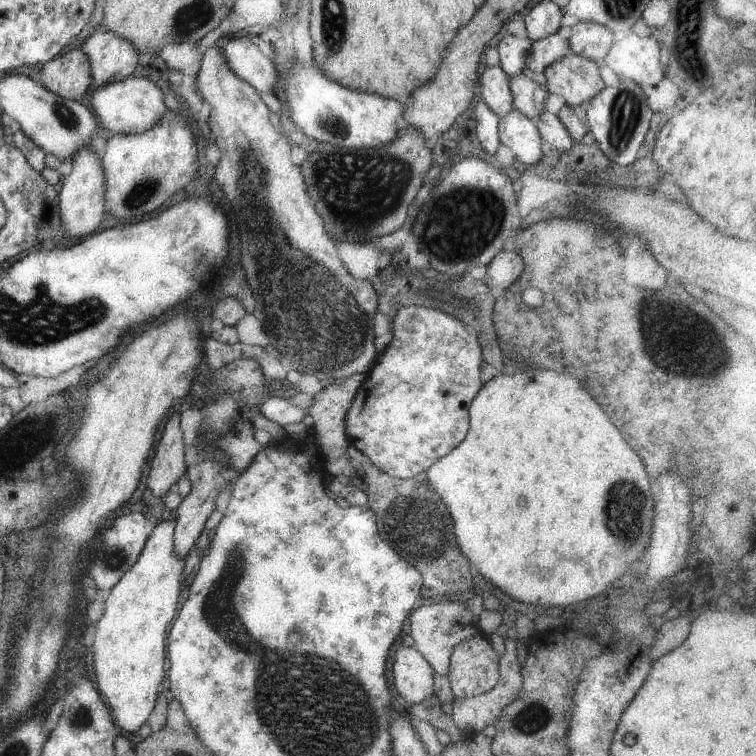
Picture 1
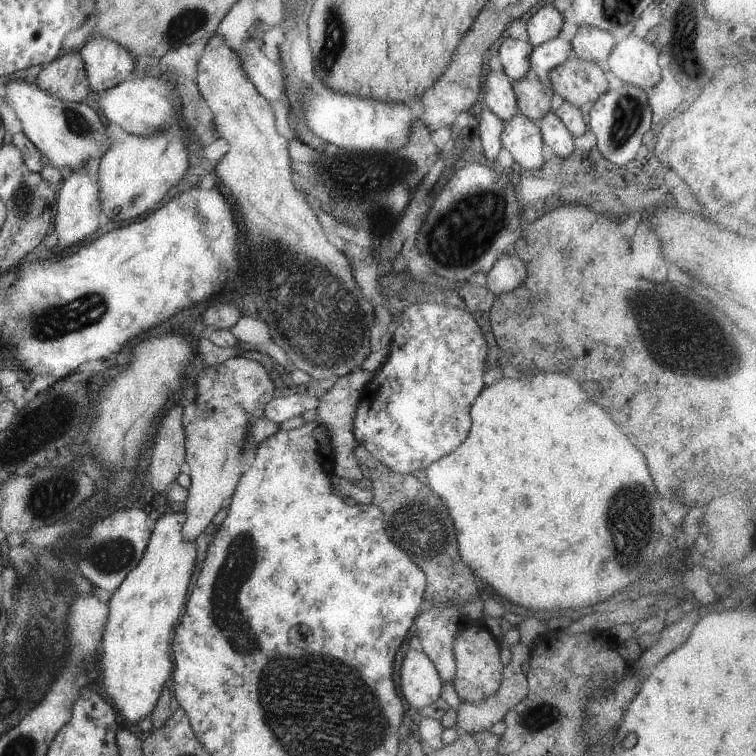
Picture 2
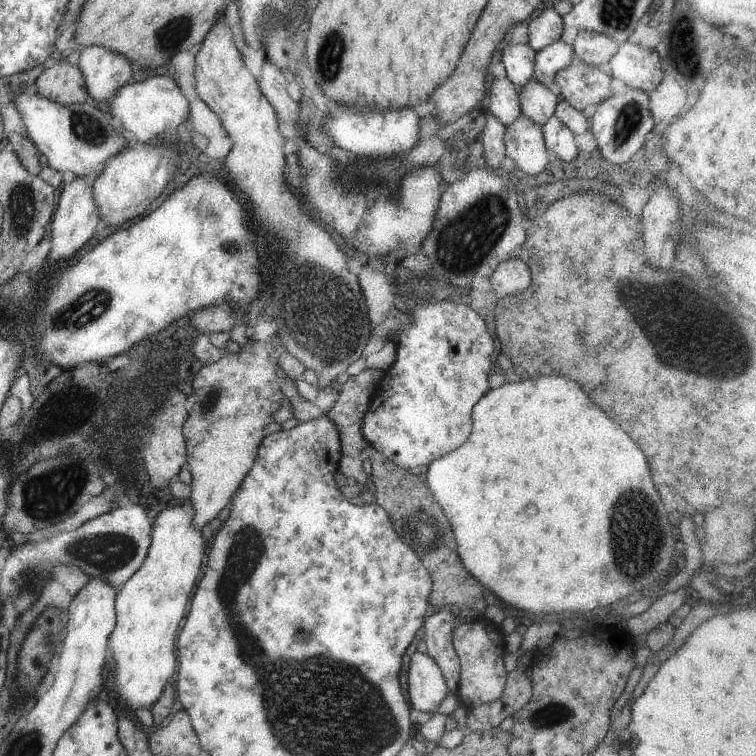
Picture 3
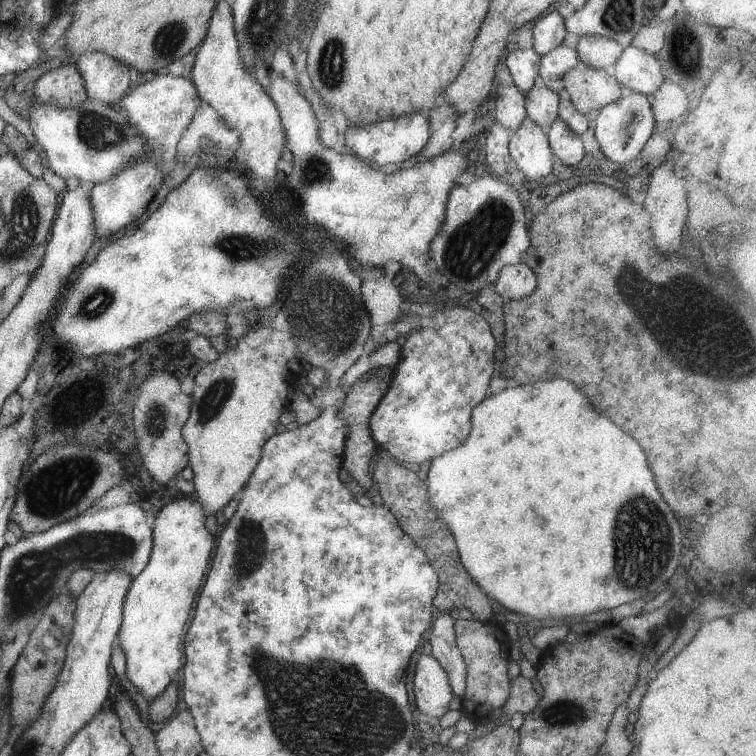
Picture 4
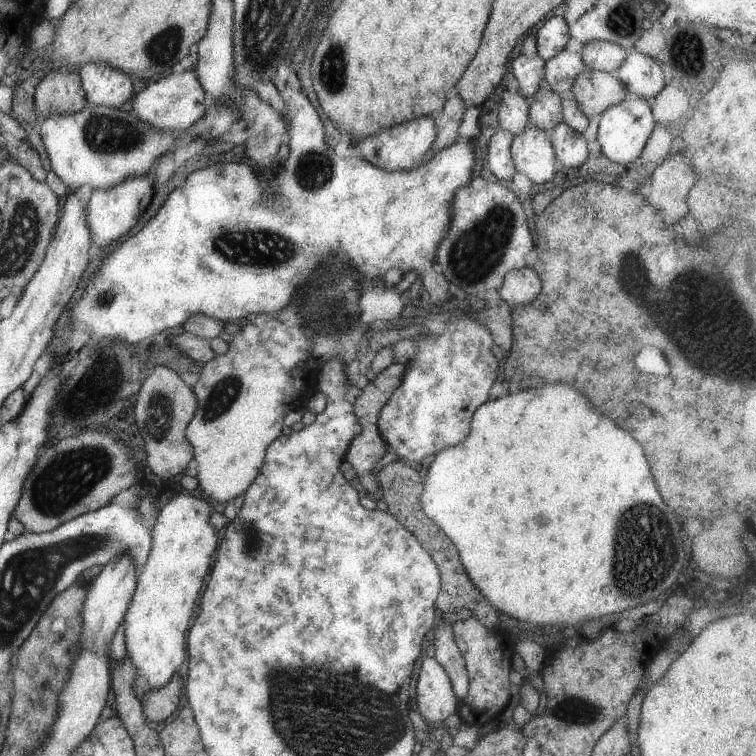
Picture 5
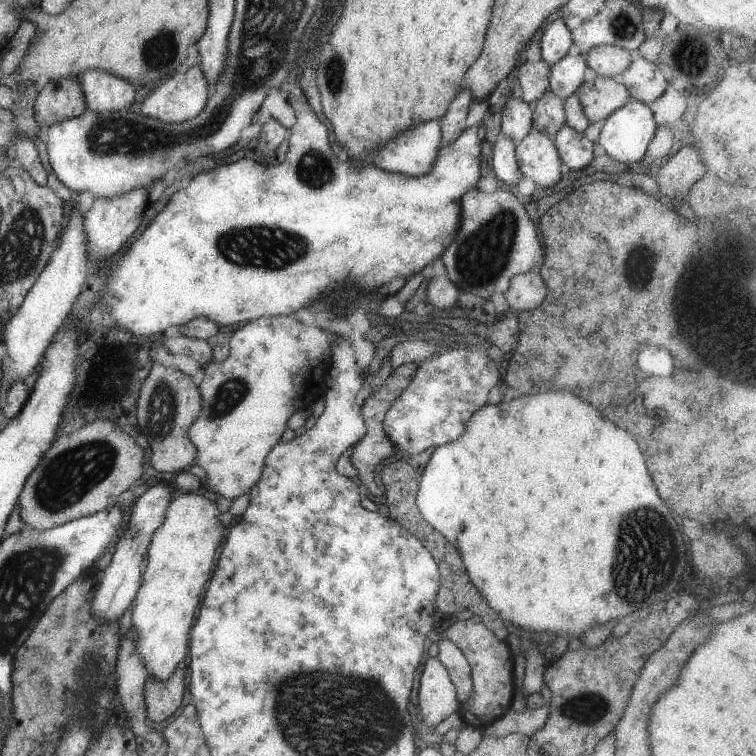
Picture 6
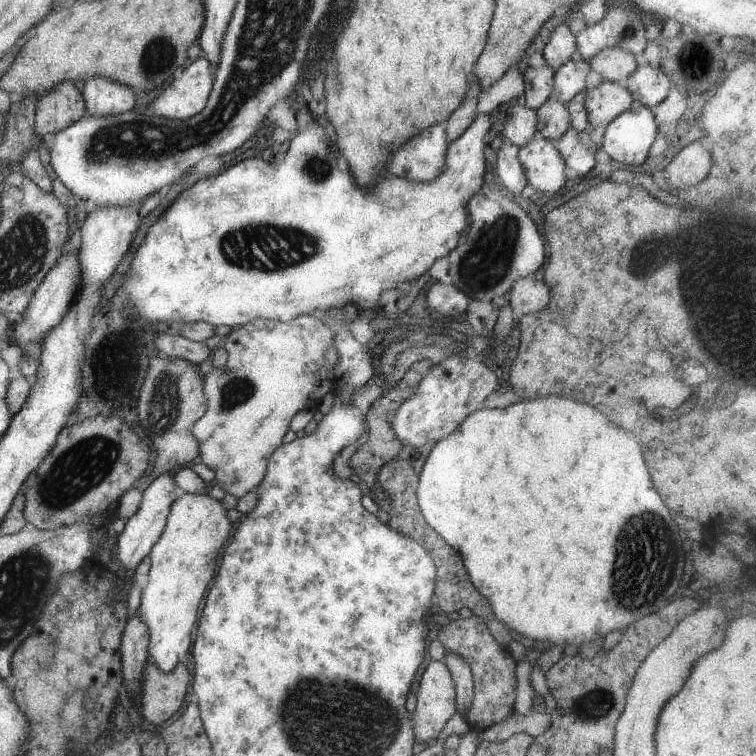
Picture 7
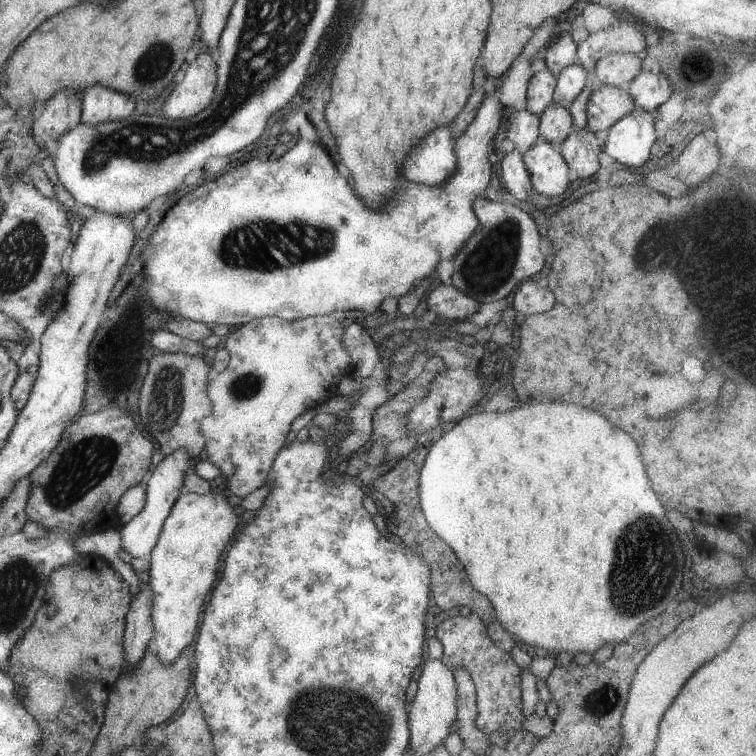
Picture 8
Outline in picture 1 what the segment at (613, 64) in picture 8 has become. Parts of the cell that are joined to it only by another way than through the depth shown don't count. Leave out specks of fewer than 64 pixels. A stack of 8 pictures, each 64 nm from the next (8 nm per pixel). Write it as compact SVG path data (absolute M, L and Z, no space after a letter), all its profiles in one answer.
M578 21L571 28L568 42L569 52L584 59L603 58L614 43L613 33L604 26L587 21Z

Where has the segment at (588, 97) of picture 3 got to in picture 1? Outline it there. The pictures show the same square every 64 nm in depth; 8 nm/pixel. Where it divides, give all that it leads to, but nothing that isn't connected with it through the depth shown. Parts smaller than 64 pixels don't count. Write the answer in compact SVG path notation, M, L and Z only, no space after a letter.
M571 52L565 53L563 58L544 68L543 74L548 92L564 98L565 104L570 107L577 106L586 100L590 101L604 87L594 61L584 59Z

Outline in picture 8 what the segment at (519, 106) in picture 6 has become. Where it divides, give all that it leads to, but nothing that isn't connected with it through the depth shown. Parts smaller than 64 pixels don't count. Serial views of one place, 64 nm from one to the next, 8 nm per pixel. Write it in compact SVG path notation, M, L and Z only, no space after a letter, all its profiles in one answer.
M511 110L506 129L506 138L511 140L514 149L522 155L540 139L539 117L523 110Z

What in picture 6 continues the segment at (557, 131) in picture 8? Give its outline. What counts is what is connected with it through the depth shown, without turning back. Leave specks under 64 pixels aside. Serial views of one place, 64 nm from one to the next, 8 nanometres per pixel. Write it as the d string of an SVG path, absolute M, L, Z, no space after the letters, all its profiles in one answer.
M546 89L537 98L533 104L533 113L531 114L531 129L543 132L547 137L552 138L553 134L565 125L565 116L563 112L564 100Z

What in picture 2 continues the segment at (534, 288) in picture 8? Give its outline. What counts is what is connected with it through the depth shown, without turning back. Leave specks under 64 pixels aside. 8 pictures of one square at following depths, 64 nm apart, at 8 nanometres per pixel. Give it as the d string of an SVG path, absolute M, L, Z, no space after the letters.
M512 252L501 254L485 274L486 288L498 296L518 288L525 278L525 266Z

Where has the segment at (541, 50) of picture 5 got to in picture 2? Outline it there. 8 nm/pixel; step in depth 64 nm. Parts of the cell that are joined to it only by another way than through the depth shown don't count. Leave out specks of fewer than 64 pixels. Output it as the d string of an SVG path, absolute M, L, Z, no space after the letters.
M547 4L535 10L535 14L527 20L528 42L531 47L556 38L562 22L562 12L555 9L553 4Z

